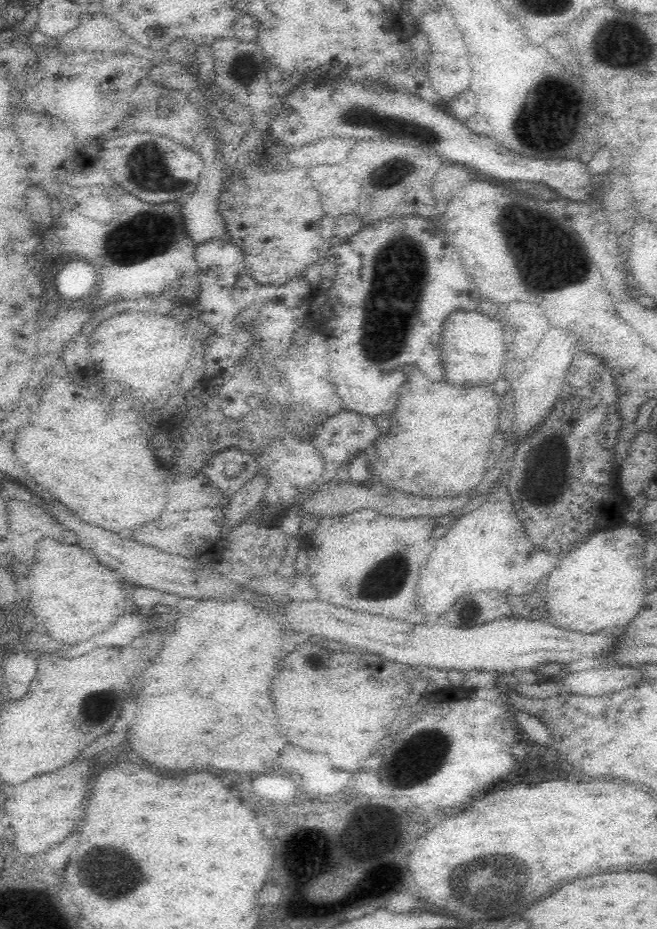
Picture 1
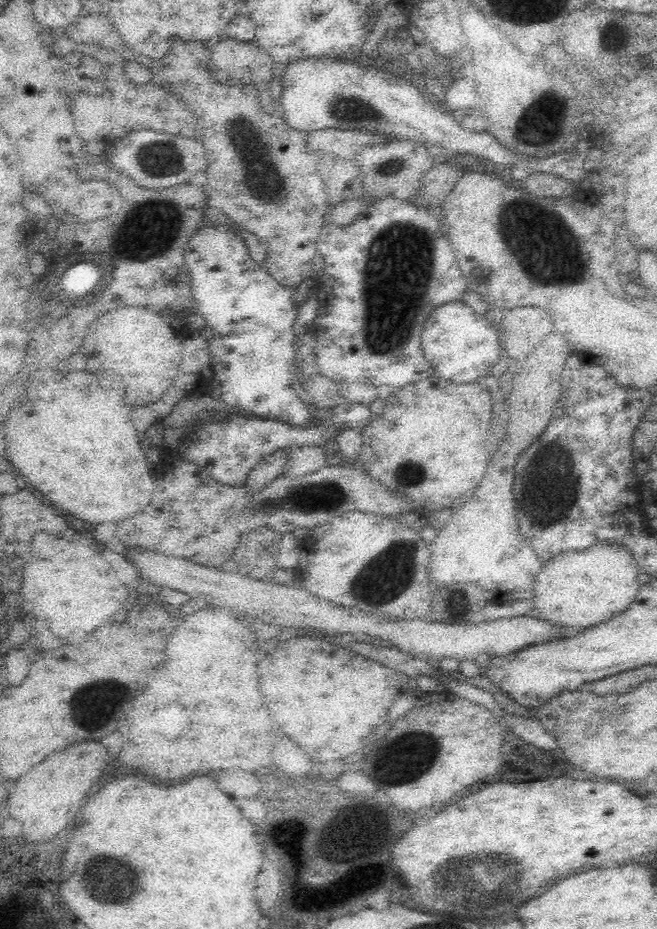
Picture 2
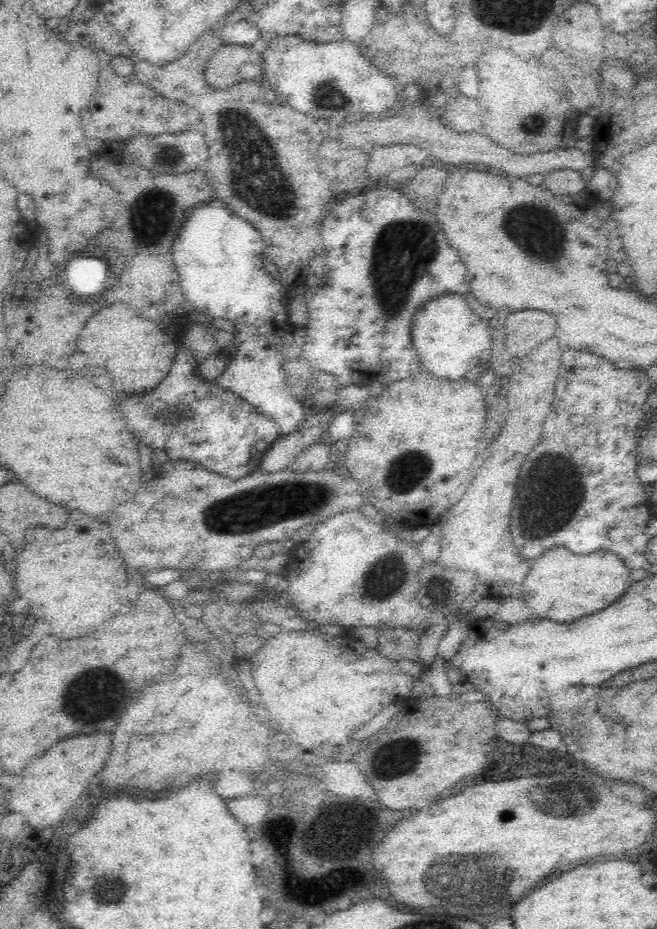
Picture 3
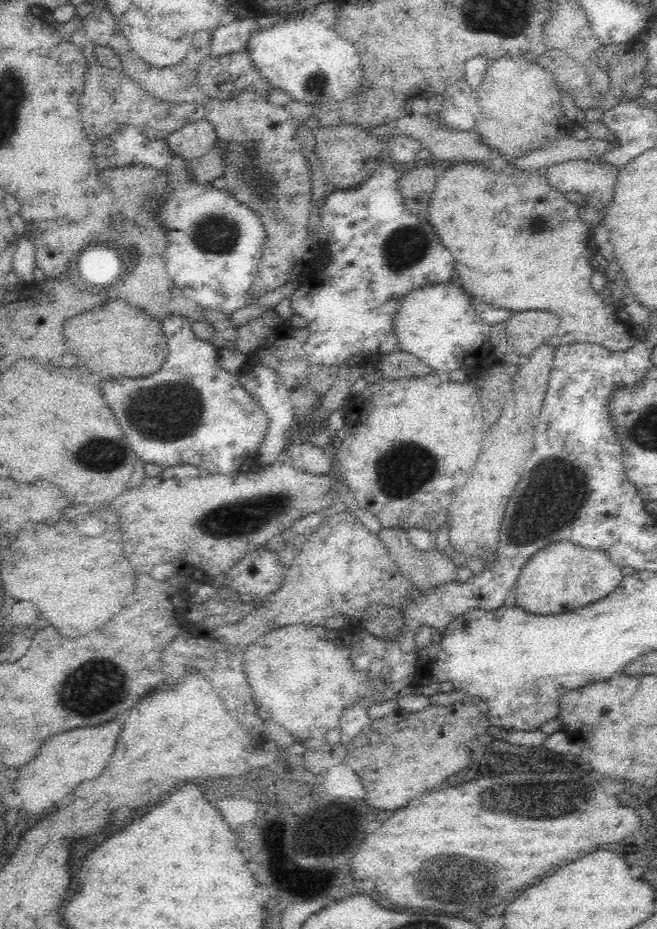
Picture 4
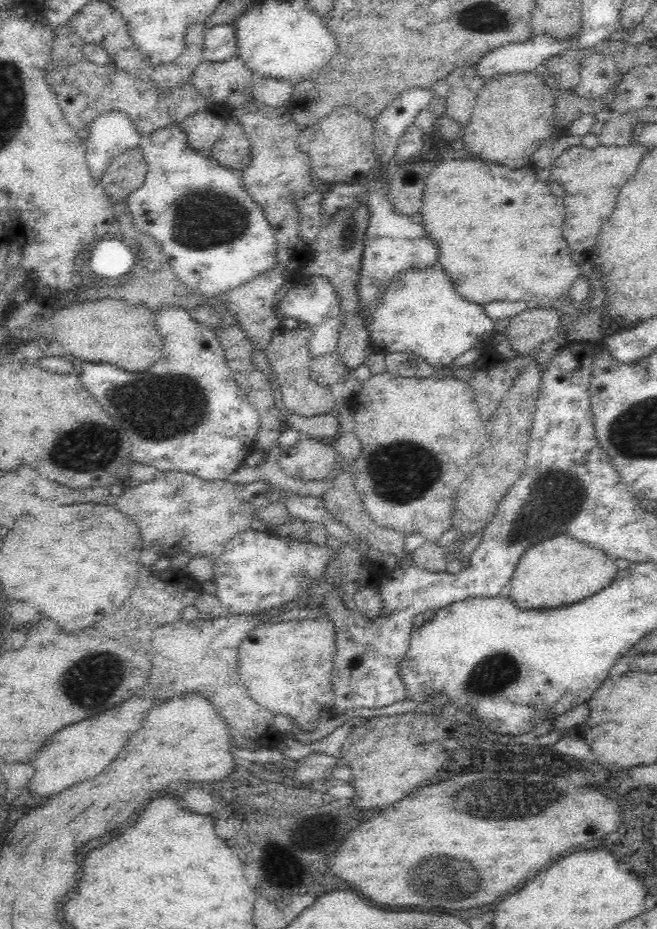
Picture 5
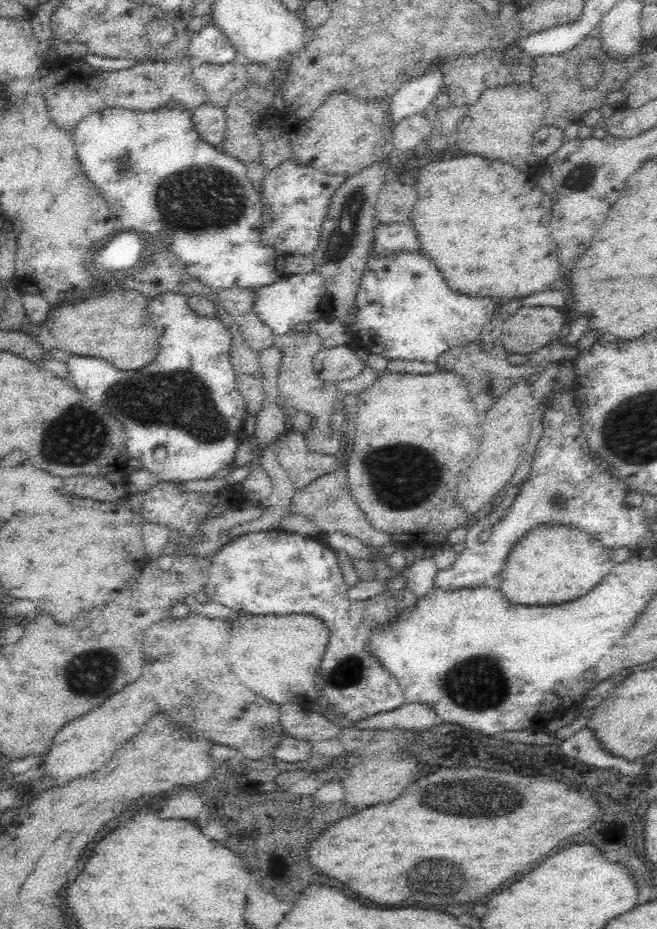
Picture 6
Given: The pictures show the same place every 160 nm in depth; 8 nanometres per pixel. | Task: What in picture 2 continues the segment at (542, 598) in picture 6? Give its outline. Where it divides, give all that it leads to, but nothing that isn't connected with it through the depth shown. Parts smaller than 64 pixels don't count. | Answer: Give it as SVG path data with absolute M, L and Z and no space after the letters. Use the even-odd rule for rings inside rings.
M602 541L604 544L594 544L586 548L584 552L566 552L560 554L558 558L552 558L550 562L543 564L541 572L532 584L533 610L538 612L538 618L550 620L552 624L560 626L578 626L578 628L588 628L596 626L600 622L606 622L610 616L616 616L624 612L636 598L640 581L638 575L641 569L633 554L624 545L616 541Z

